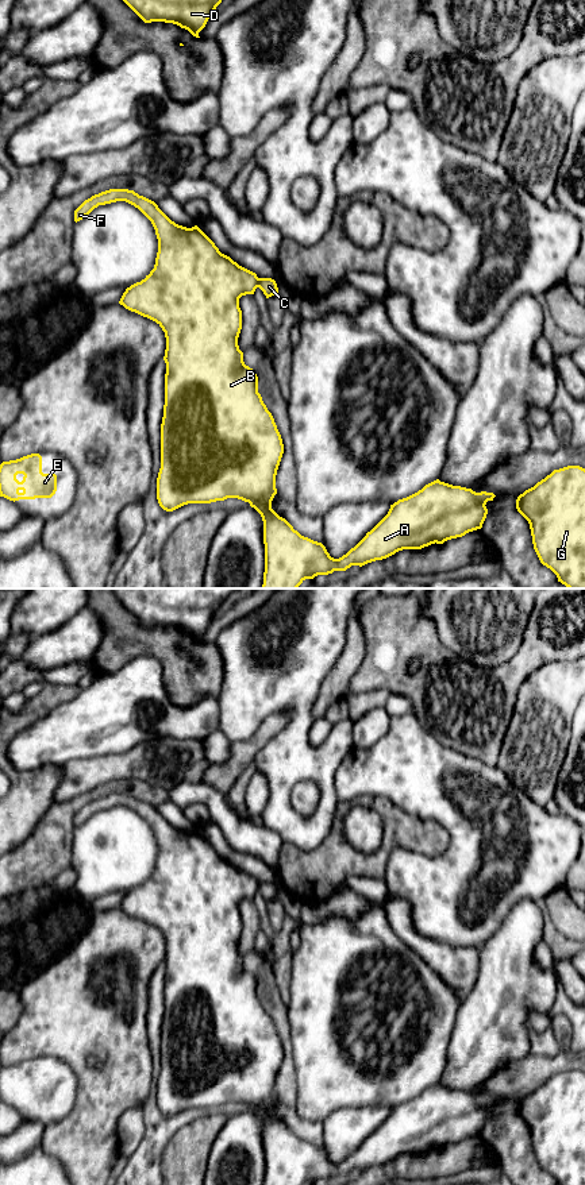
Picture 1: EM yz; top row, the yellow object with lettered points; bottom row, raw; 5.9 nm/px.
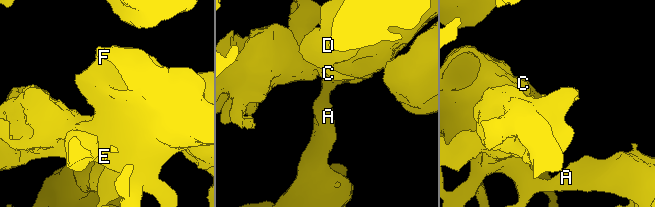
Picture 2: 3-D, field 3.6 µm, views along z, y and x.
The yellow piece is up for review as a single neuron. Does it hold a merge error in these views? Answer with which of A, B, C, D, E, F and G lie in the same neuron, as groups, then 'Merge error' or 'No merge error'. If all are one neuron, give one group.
Groups: A B D E F G / C. Merge error

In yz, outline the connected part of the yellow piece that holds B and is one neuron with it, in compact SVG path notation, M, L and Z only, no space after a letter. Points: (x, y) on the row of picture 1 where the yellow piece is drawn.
M109 189L92 196L74 211L74 221L82 220L99 205L116 201L138 208L151 221L158 239L154 269L145 279L127 287L119 304L155 321L166 337L161 468L157 478L157 499L163 510L173 512L188 503L211 503L227 498L249 502L263 521L262 588L297 588L305 579L317 575L346 571L351 566L362 567L403 549L443 544L482 528L488 514L485 505L496 495L436 479L390 505L388 514L339 559L331 557L322 543L295 530L272 509L284 444L258 393L258 377L245 364L238 346L242 329L239 298L254 294L258 287L257 274L222 254L197 225L186 228L176 224L154 201L134 190Z

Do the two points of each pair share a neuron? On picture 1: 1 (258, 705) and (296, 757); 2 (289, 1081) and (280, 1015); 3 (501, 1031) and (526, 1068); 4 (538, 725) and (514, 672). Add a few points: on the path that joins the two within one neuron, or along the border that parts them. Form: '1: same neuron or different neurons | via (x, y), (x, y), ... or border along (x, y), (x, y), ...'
1: same neuron | via (281, 702), (293, 702), (297, 706), (296, 734)
2: same neuron | via (288, 1065), (288, 1048), (284, 1031)
3: different neurons | border along (530, 1053), (503, 1064), (492, 1075)
4: different neurons | border along (542, 664), (523, 680), (511, 717)

